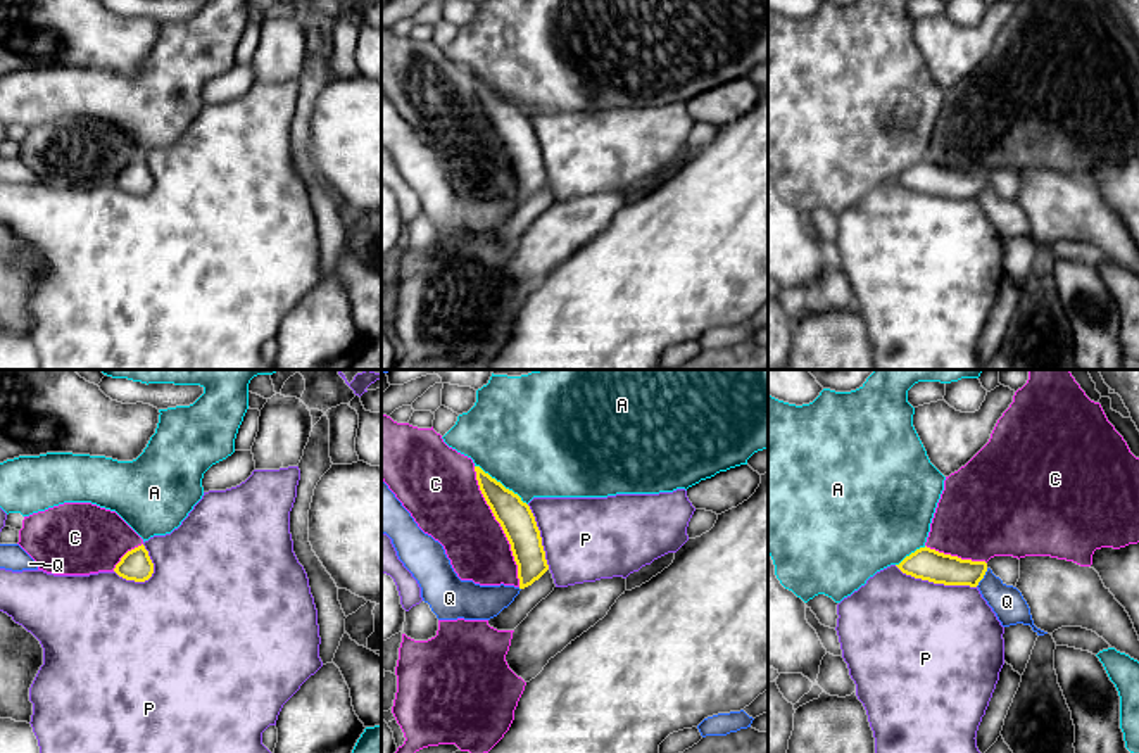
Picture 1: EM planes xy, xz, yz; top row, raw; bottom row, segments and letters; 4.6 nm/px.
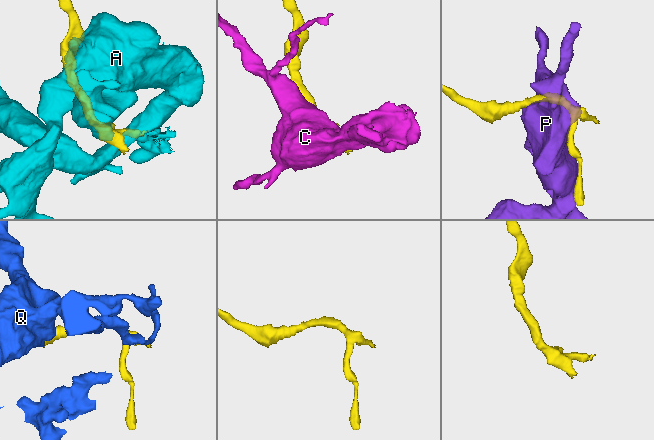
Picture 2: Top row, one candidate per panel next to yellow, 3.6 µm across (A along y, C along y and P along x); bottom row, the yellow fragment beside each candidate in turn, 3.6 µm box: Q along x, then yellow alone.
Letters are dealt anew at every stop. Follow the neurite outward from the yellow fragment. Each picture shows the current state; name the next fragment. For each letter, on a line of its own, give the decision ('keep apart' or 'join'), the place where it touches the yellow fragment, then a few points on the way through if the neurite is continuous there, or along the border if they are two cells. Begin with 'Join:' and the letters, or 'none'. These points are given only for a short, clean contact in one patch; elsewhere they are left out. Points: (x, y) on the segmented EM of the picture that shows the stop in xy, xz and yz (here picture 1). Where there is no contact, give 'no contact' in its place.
Join: C
A: keep apart | xz (499, 482)
C: join | xz (501, 525)
P: keep apart | yz (936, 582)
Q: keep apart | yz (982, 577)

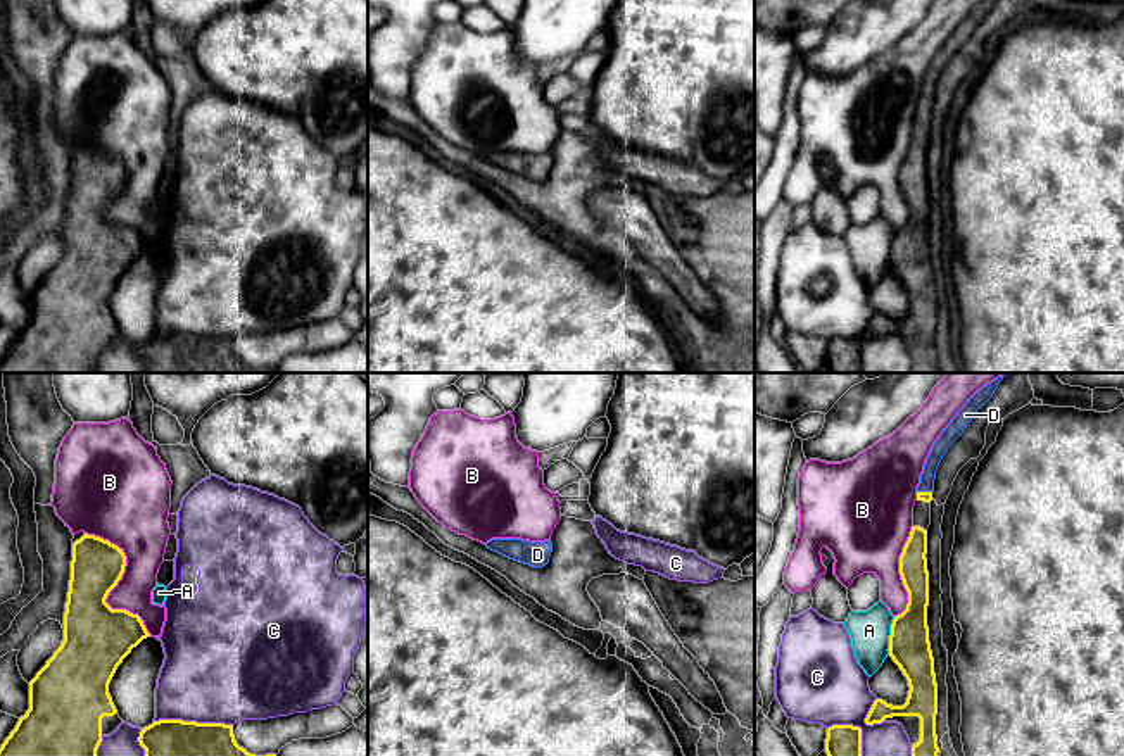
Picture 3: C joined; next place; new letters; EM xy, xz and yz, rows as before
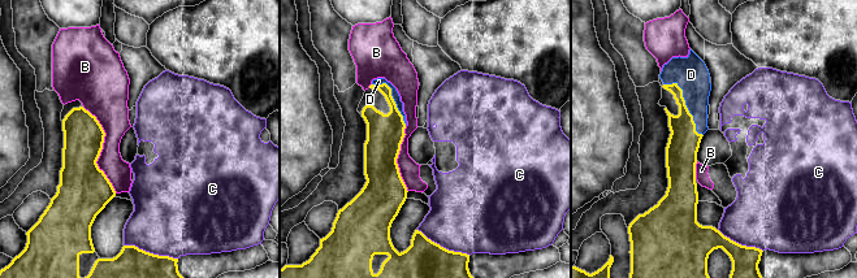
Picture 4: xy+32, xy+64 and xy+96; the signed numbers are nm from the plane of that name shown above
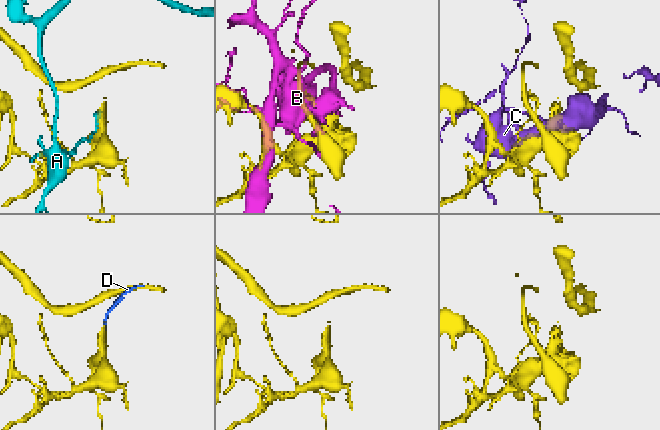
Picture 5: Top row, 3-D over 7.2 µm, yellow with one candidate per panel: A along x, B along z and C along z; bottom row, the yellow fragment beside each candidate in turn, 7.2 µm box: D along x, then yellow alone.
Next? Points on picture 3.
Join: D
A: keep apart | yz (890, 636)
B: keep apart | xy (121, 575)
C: keep apart | xy (194, 722)
D: join | yz (924, 492) | across yz (921, 496), (924, 492), (931, 463), (940, 447)

